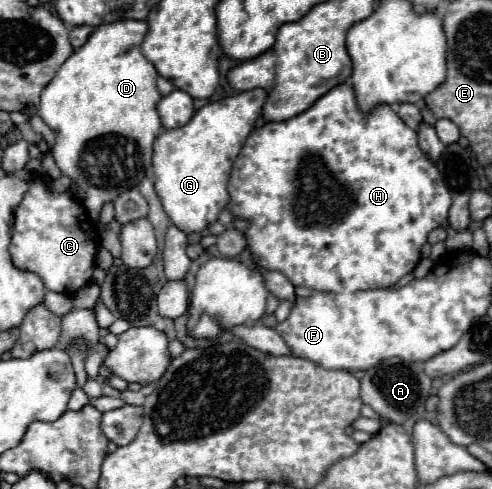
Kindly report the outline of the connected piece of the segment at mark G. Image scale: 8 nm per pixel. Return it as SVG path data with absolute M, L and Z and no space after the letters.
M263 88L237 92L233 96L221 98L217 102L209 102L195 112L195 116L181 128L165 130L153 146L153 172L157 176L155 190L161 196L163 208L171 223L186 233L200 232L206 229L211 222L217 220L219 212L227 206L227 180L235 158L239 156L247 136L253 132L257 118L263 112L263 104L267 100L267 92Z

